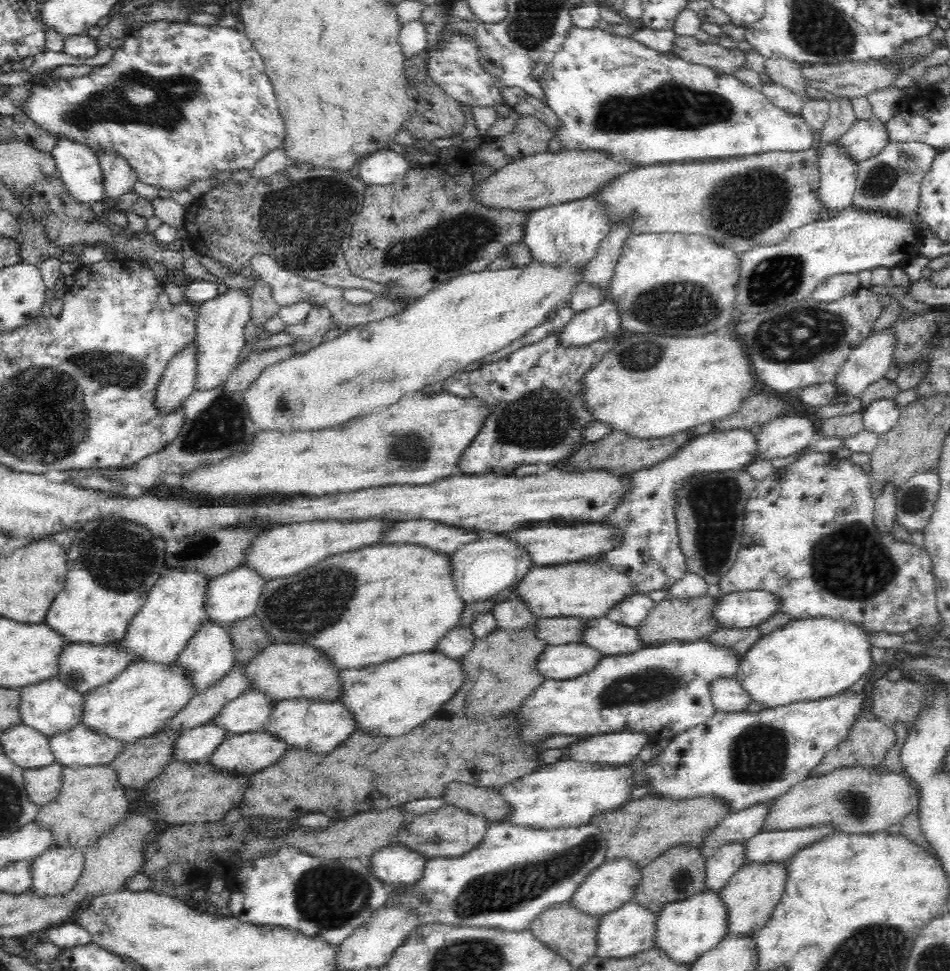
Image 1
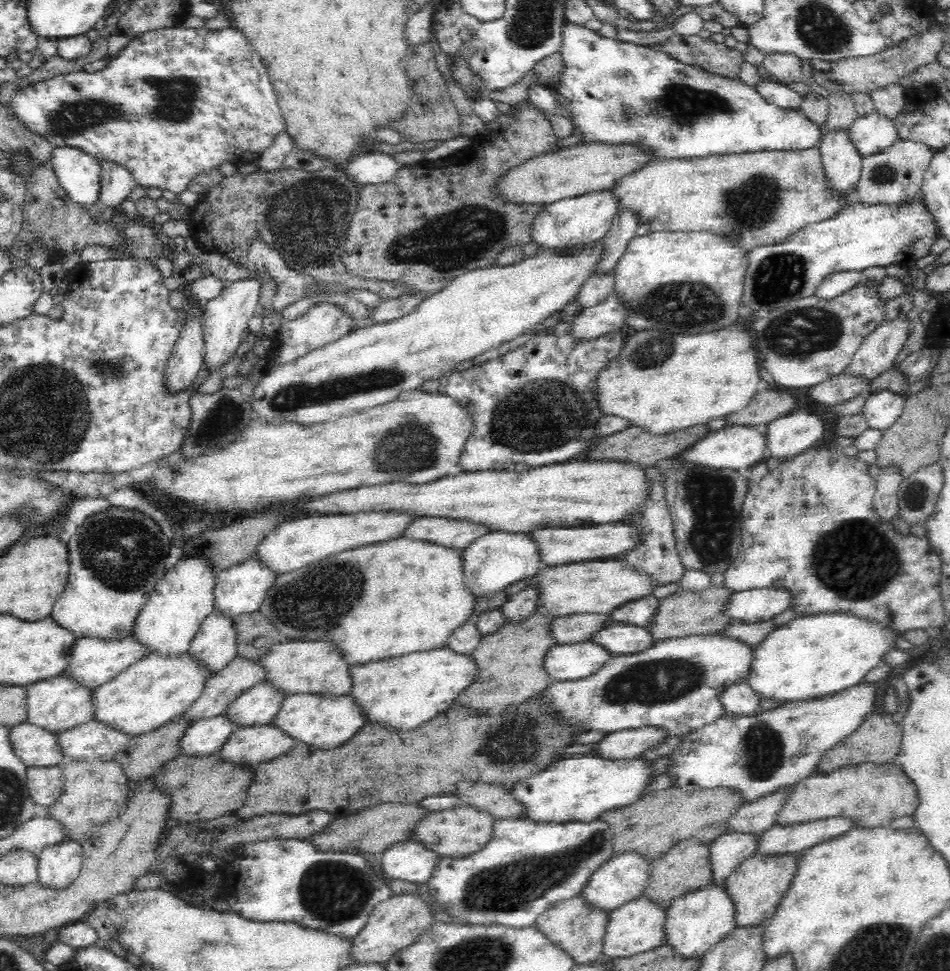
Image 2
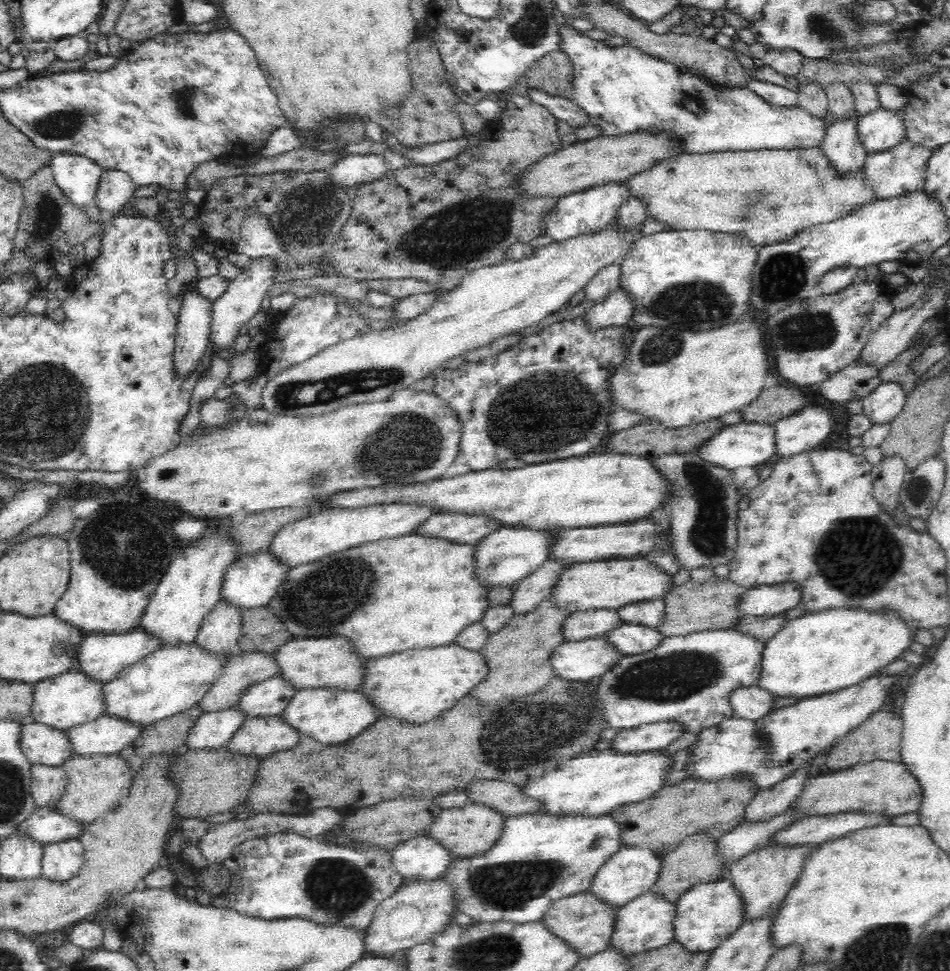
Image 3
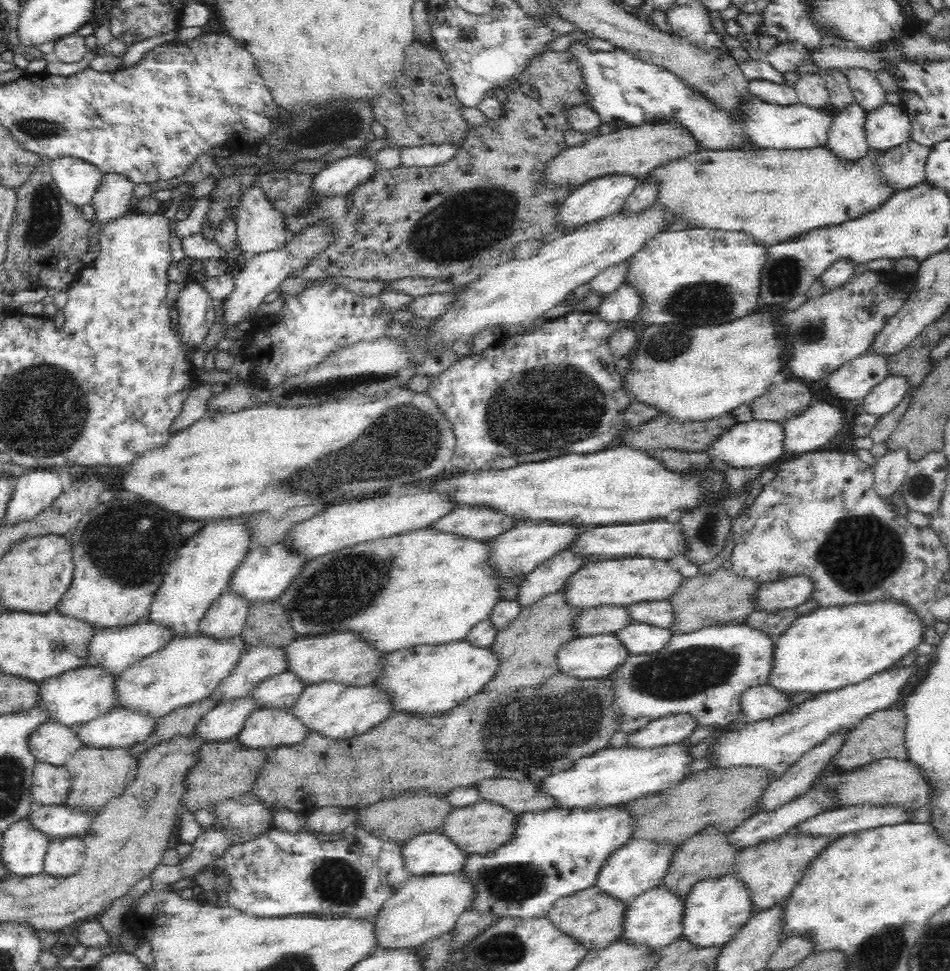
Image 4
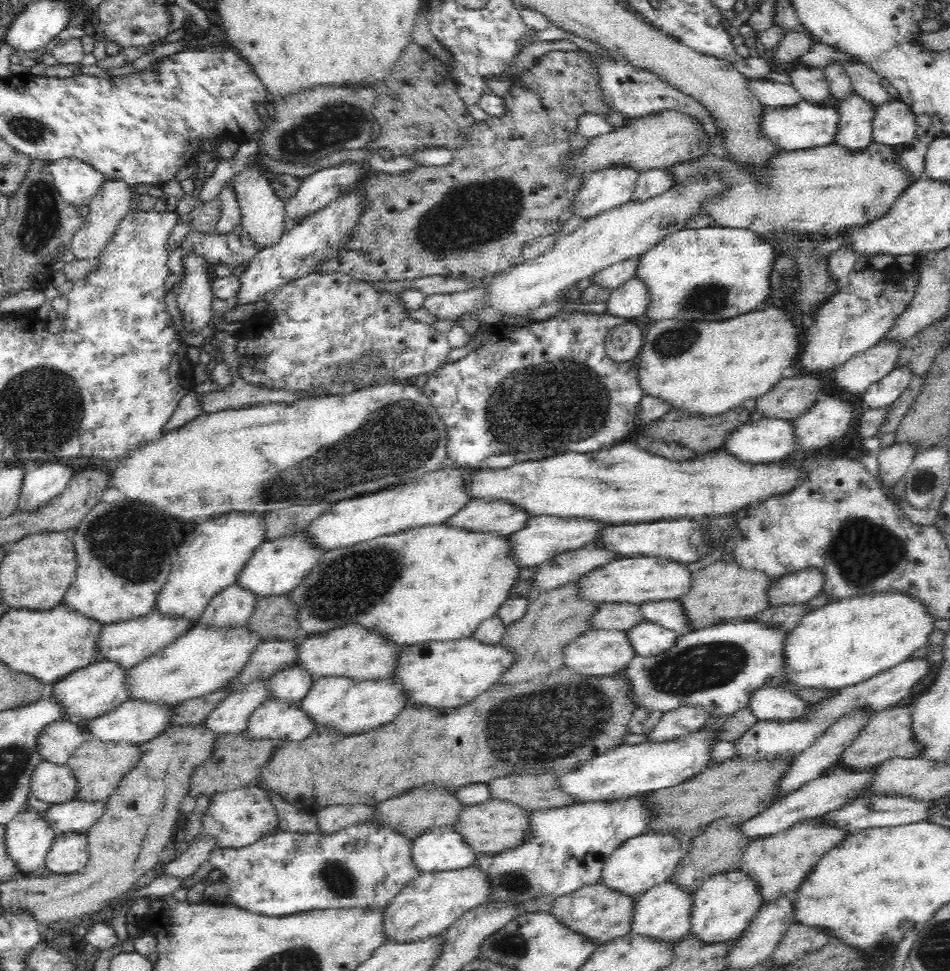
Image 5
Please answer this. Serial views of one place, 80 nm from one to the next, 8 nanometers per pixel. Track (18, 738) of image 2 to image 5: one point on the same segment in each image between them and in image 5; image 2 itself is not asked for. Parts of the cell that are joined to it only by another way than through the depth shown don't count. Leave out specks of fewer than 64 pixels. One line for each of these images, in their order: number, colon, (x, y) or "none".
3: (43, 744)
4: (53, 742)
5: (59, 740)

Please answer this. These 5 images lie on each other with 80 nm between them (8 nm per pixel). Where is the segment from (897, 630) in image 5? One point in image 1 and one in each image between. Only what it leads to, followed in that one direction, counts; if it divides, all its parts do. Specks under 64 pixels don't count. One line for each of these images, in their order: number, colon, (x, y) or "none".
1: (809, 659)
2: (812, 656)
3: (817, 653)
4: (836, 646)

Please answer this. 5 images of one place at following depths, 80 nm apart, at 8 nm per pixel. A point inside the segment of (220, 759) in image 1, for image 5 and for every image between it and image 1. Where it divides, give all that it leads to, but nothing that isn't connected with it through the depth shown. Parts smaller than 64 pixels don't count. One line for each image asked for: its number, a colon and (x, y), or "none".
2: (253, 744)
3: (260, 735)
4: (271, 727)
5: (277, 719)

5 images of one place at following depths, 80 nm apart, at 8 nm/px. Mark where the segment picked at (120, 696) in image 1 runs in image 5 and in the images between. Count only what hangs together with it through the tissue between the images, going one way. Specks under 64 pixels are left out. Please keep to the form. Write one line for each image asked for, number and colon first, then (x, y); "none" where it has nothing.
2: (159, 687)
3: (173, 678)
4: (188, 669)
5: (205, 659)

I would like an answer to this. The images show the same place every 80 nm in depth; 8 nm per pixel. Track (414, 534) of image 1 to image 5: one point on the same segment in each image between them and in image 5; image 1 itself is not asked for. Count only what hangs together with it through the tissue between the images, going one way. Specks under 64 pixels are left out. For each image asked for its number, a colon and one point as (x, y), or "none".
2: (457, 533)
3: (462, 527)
4: (478, 522)
5: (484, 514)

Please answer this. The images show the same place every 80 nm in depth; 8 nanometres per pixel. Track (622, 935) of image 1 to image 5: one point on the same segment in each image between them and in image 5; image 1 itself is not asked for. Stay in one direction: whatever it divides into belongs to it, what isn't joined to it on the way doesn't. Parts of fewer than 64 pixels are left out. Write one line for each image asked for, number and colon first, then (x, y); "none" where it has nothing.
2: (639, 925)
3: (646, 923)
4: (656, 918)
5: (664, 911)

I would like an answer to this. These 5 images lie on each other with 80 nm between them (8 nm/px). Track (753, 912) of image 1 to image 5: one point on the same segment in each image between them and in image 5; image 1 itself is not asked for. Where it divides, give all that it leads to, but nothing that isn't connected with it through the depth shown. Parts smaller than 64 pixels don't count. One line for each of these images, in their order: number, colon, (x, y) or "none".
2: (757, 885)
3: (764, 877)
4: (772, 869)
5: (780, 862)

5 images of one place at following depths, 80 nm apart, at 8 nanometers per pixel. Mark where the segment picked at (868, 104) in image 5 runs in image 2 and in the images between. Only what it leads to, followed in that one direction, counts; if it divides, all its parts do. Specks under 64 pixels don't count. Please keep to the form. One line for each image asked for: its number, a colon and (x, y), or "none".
2: (842, 160)
3: (842, 145)
4: (848, 137)

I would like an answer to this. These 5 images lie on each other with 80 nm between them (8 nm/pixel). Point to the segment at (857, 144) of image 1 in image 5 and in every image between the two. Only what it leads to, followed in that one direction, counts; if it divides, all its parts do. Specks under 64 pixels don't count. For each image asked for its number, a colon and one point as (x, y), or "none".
2: (871, 134)
3: (881, 130)
4: (888, 126)
5: (895, 123)

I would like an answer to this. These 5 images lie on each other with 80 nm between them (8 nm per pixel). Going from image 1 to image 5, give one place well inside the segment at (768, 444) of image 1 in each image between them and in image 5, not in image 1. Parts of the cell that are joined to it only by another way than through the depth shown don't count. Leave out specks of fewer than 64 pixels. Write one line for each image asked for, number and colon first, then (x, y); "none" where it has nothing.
2: (792, 434)
3: (804, 431)
4: (811, 431)
5: (829, 419)

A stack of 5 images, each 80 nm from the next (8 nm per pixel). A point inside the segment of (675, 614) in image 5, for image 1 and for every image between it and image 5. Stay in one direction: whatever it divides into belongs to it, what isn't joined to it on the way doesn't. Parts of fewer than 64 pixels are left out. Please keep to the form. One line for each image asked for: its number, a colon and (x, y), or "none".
1: (631, 612)
2: (640, 613)
3: (650, 613)
4: (657, 613)

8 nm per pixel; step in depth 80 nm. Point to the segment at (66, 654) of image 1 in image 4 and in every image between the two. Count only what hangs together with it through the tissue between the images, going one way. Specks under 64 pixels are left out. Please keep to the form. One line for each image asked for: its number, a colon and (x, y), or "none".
2: (93, 661)
3: (102, 655)
4: (116, 649)

